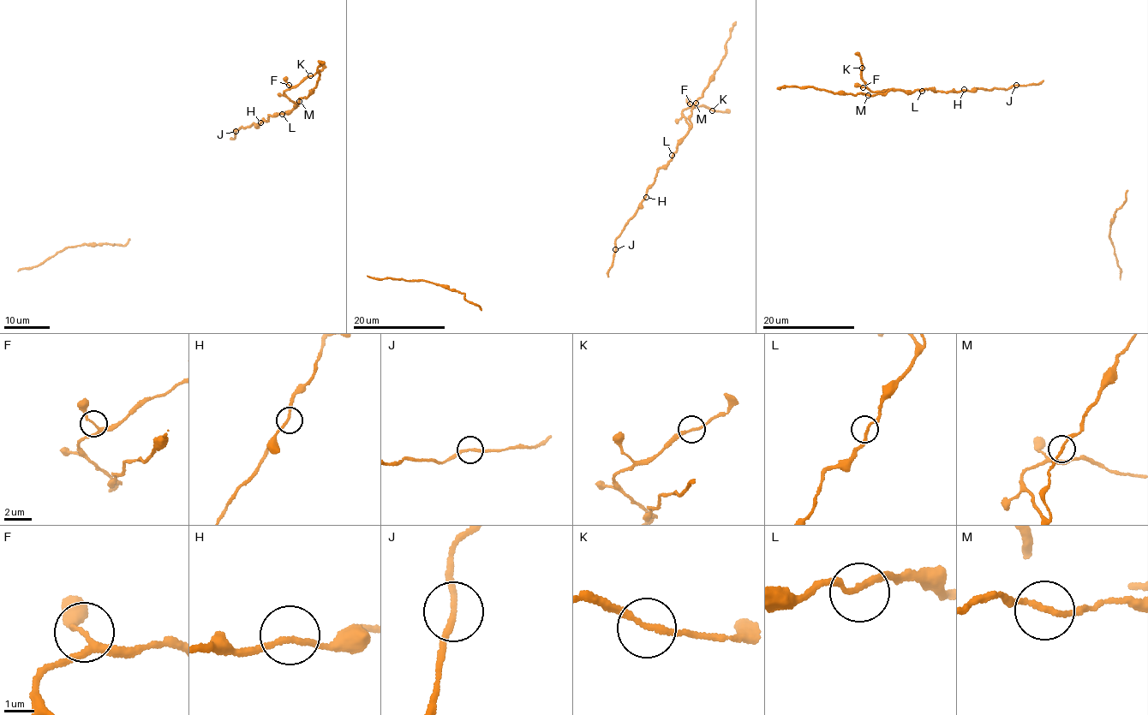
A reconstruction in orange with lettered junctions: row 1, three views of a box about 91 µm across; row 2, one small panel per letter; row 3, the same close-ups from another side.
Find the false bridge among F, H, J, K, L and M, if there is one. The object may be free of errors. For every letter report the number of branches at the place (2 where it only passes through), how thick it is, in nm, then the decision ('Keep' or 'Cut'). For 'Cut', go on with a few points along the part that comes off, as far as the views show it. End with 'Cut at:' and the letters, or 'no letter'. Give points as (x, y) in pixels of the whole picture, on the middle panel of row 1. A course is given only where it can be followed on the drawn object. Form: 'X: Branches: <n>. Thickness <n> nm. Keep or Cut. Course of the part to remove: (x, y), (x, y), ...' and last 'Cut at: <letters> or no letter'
F: Branches: 3. Thickness 150 nm. Keep
H: Branches: 2. Thickness 190 nm. Keep
J: Branches: 2. Thickness 180 nm. Keep
K: Branches: 2. Thickness 180 nm. Keep
L: Branches: 2. Thickness 190 nm. Keep
M: Branches: 2. Thickness 170 nm. Keep
Cut at: no letter

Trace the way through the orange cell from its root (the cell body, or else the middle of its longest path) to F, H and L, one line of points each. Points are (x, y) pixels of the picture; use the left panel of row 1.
F: (235, 136), (234, 128), (257, 125), (267, 122), (269, 116), (287, 113), (295, 107), (284, 92), (289, 85)
H: (235, 136), (234, 128), (260, 122)
L: (235, 136), (234, 128), (253, 123), (257, 125), (267, 122), (269, 116), (282, 114)

